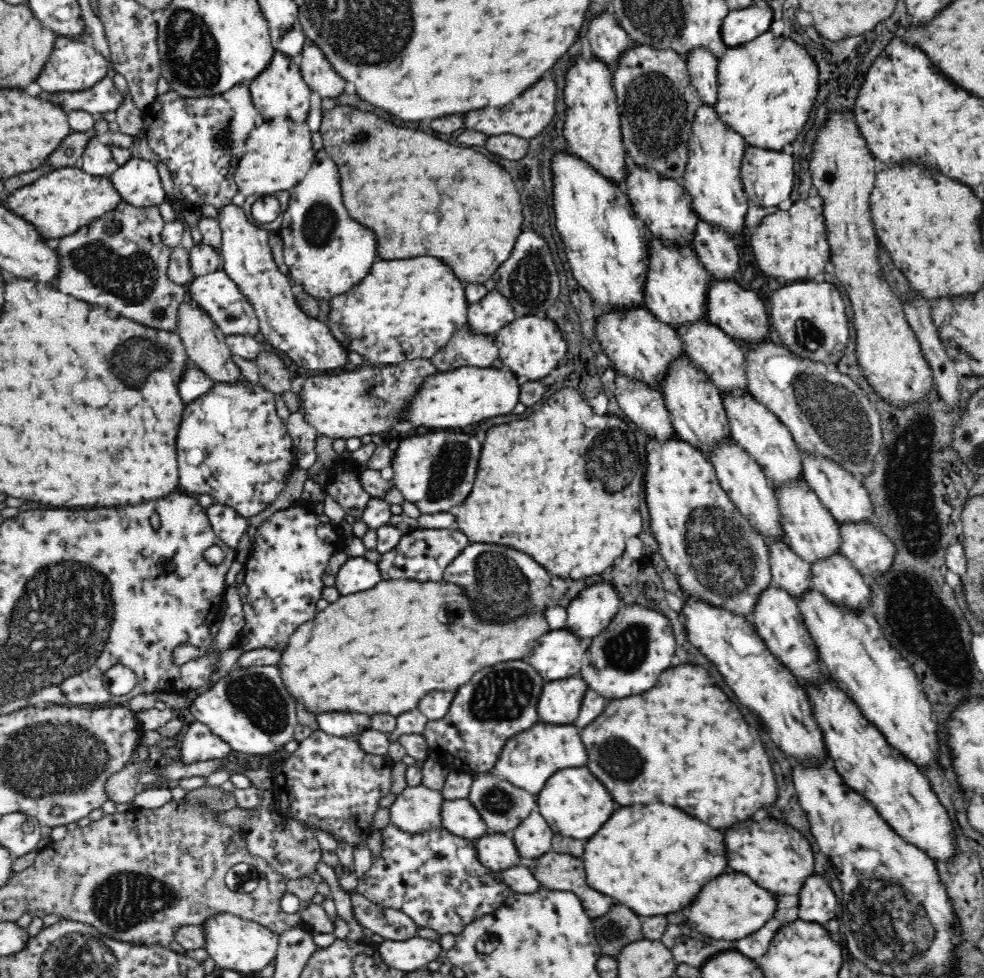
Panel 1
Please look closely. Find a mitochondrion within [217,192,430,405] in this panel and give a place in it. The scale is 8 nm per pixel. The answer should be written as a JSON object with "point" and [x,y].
{"point":[320,222]}

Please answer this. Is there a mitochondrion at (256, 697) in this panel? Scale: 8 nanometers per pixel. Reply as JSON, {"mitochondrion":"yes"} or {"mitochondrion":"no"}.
{"mitochondrion":"yes"}

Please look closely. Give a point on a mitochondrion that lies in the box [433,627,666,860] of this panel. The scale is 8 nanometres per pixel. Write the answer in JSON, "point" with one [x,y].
{"point":[500,696]}

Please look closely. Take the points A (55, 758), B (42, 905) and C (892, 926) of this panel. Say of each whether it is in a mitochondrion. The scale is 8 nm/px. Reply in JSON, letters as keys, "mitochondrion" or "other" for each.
{"A":"mitochondrion","B":"other","C":"mitochondrion"}

